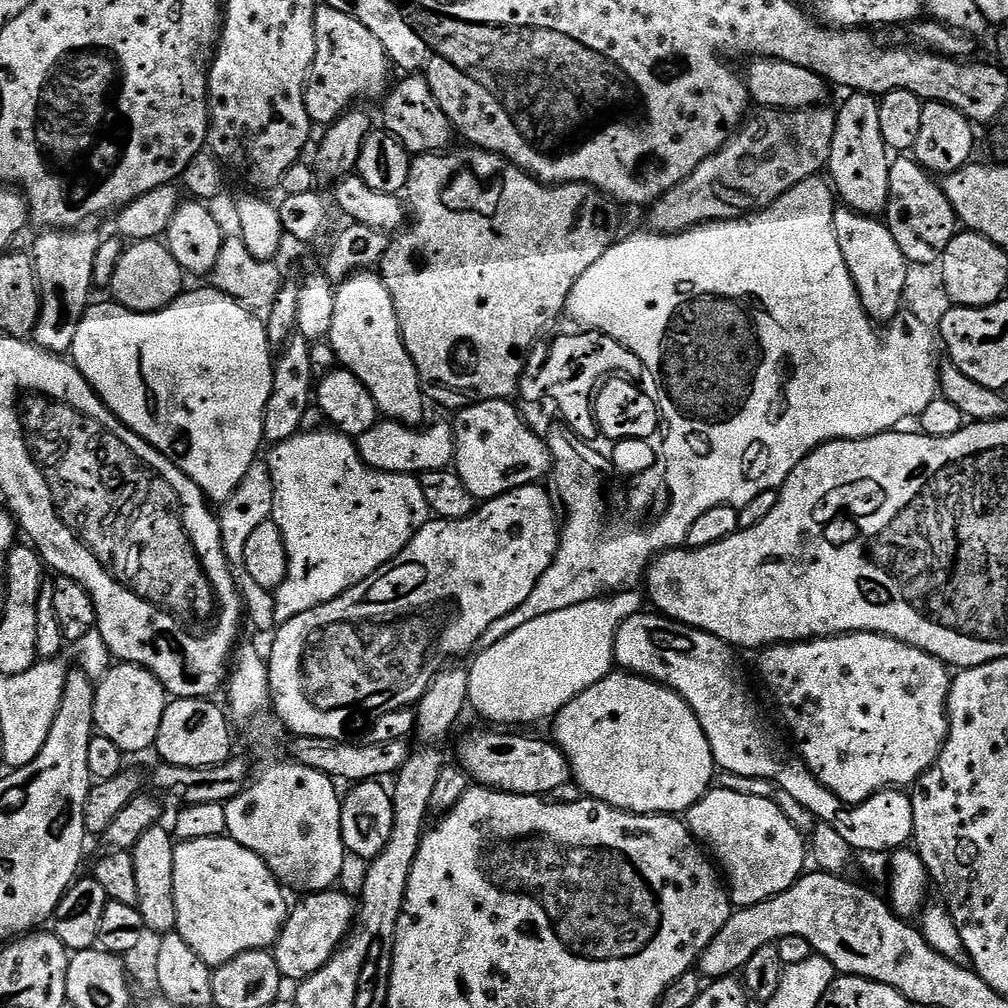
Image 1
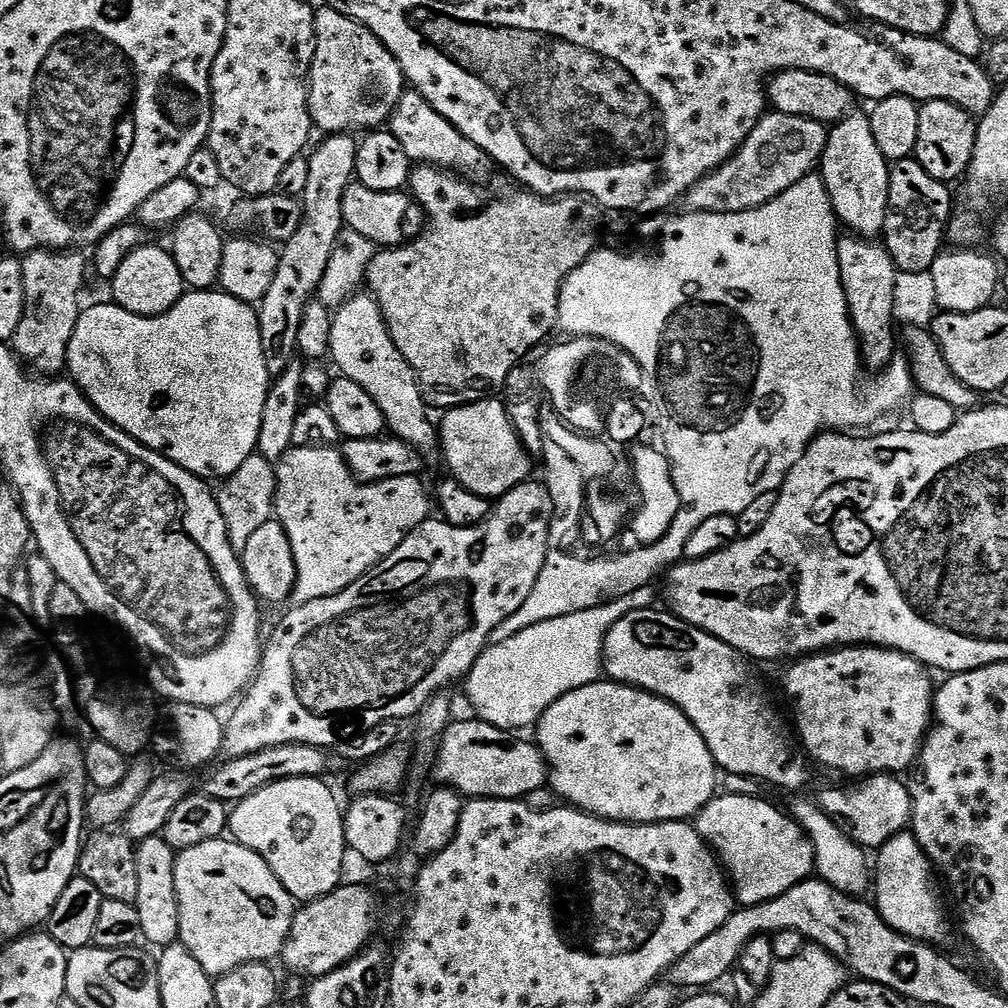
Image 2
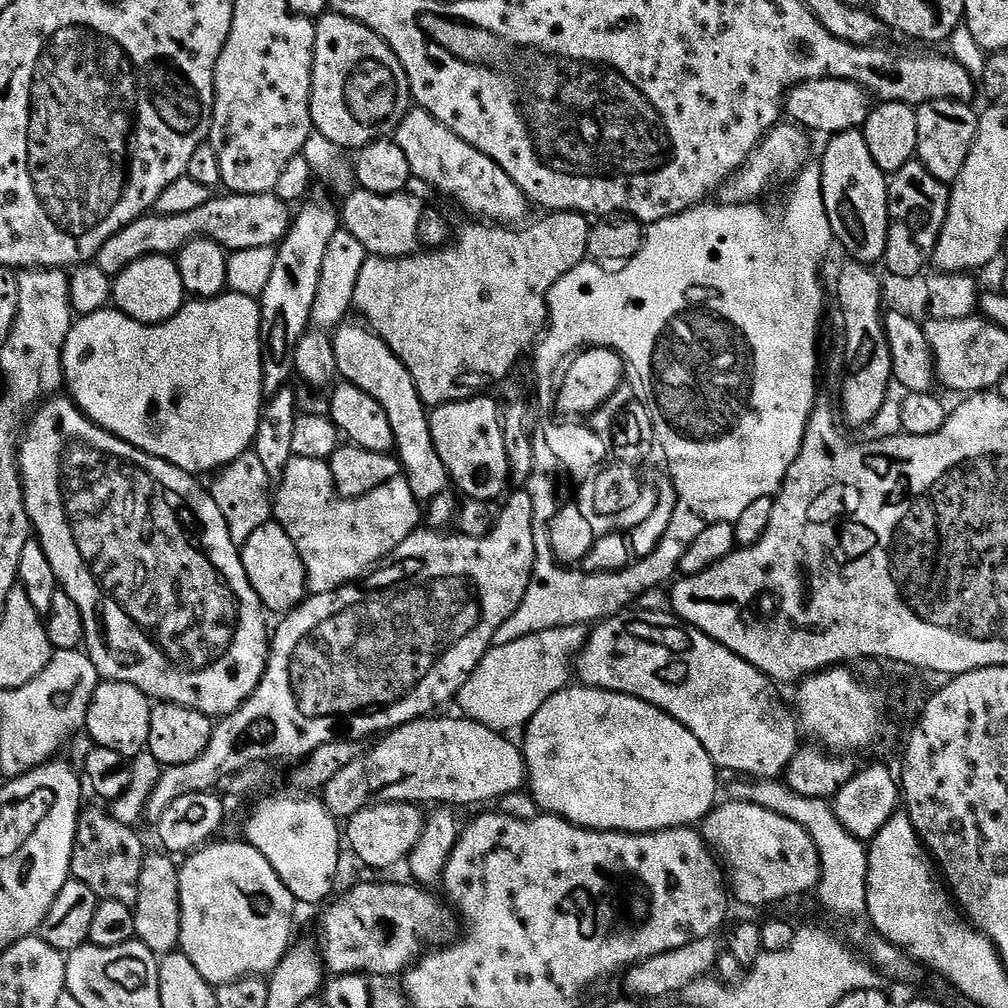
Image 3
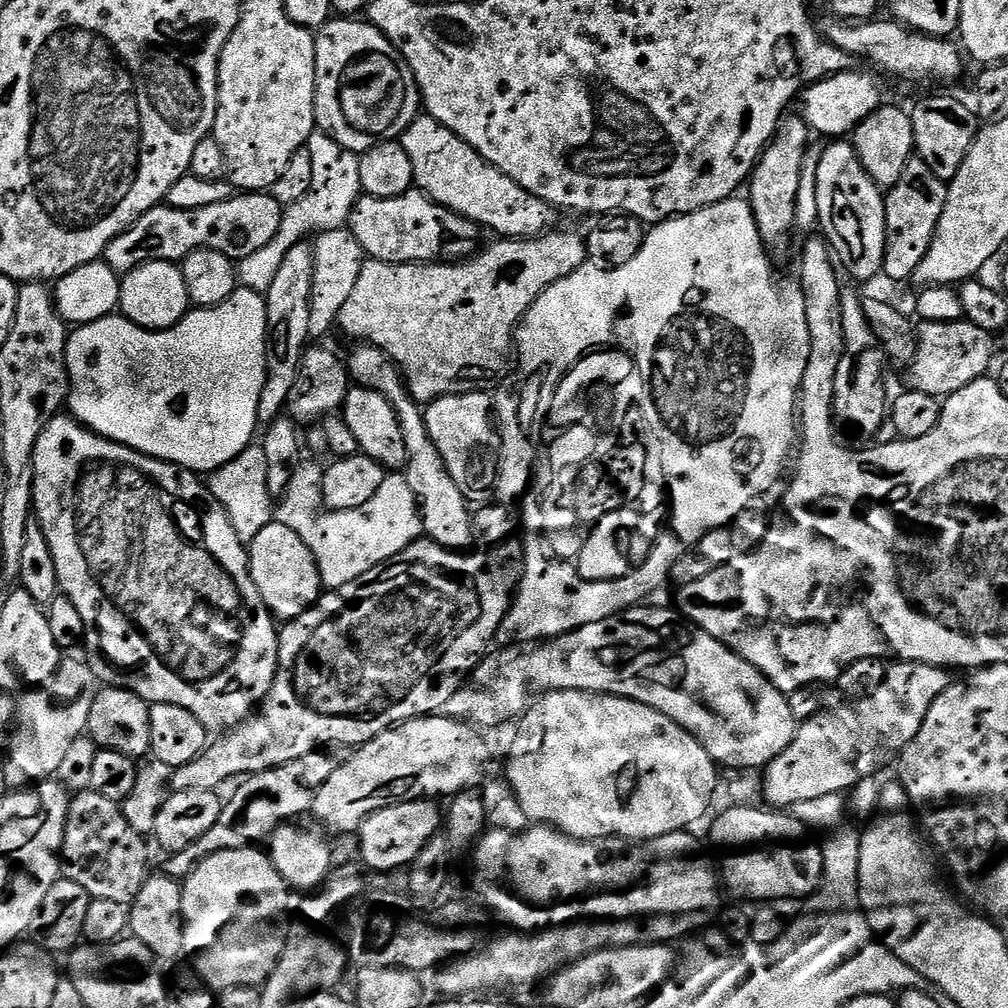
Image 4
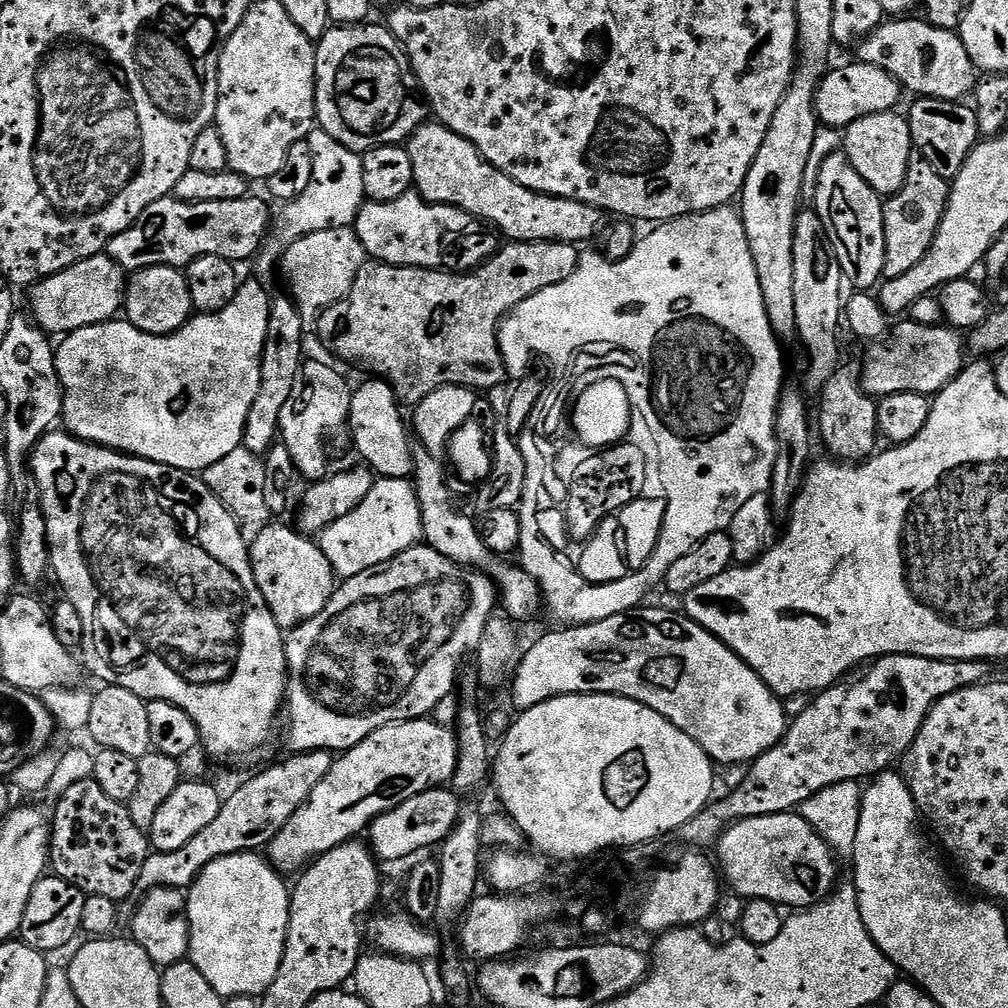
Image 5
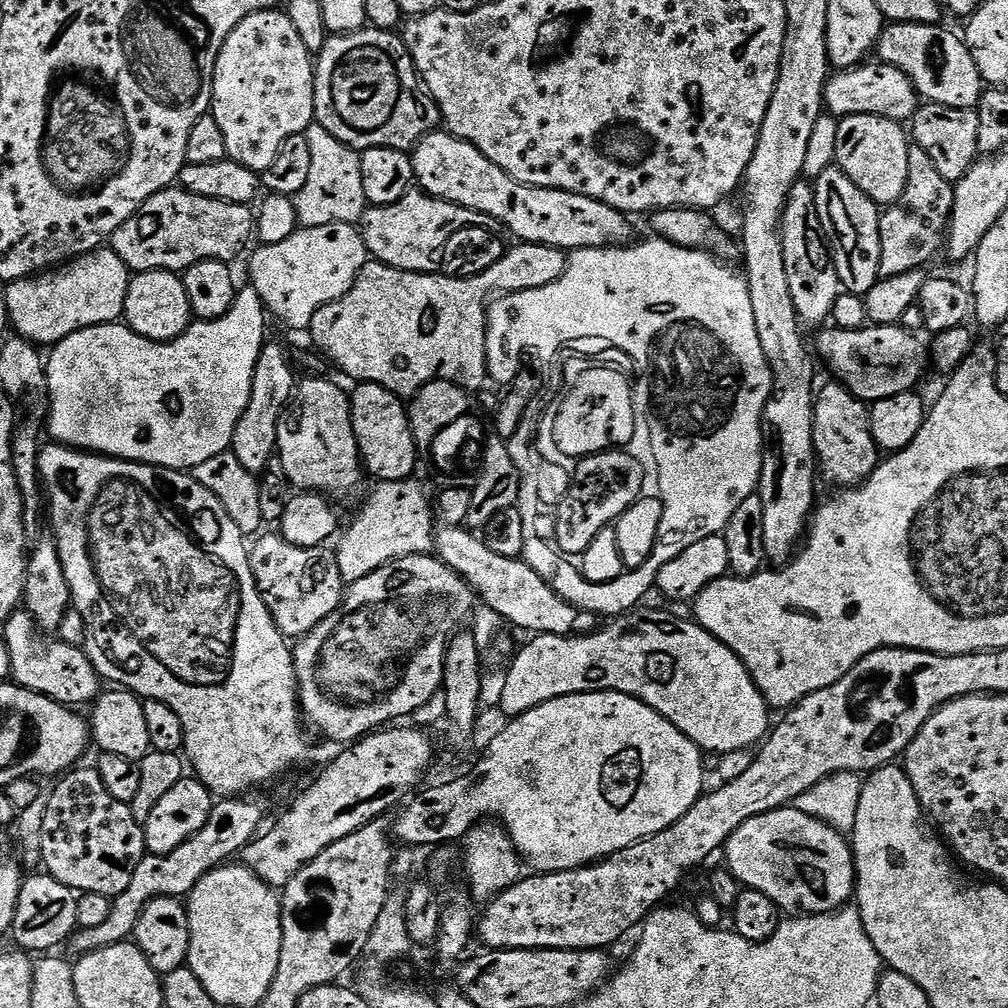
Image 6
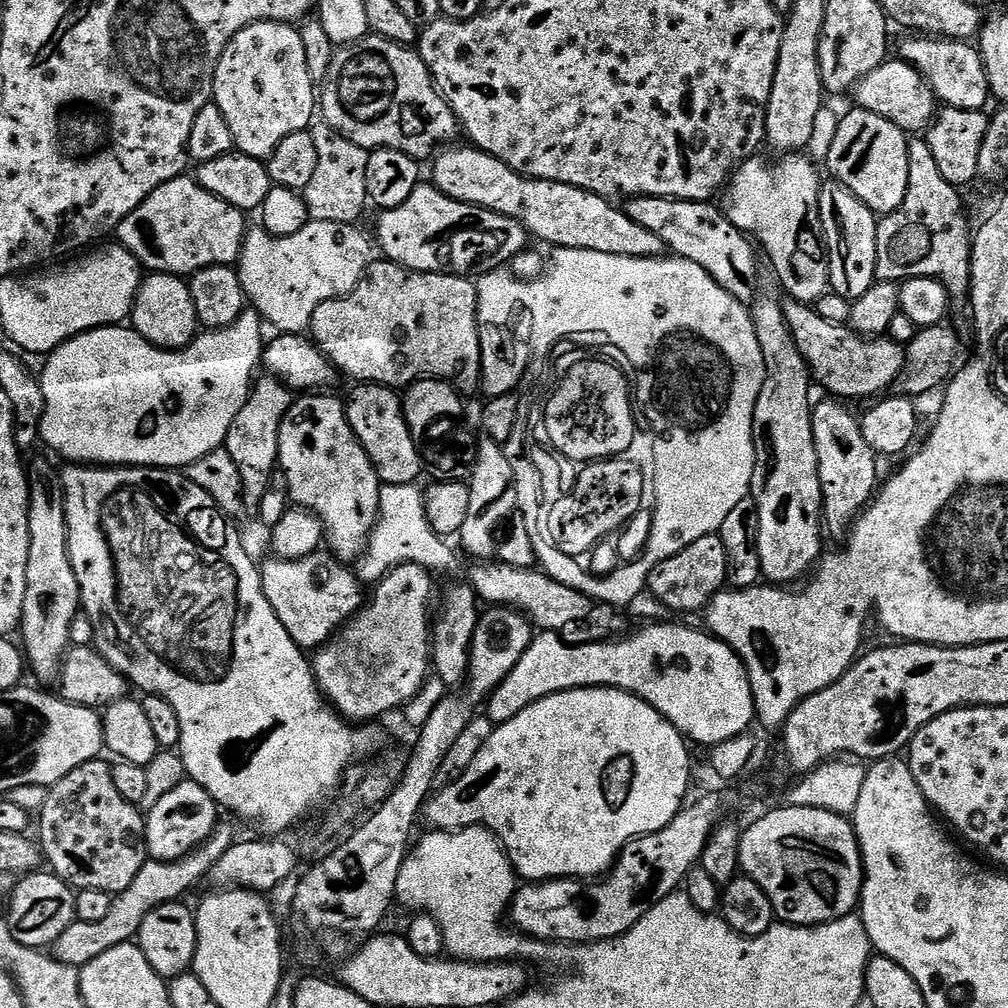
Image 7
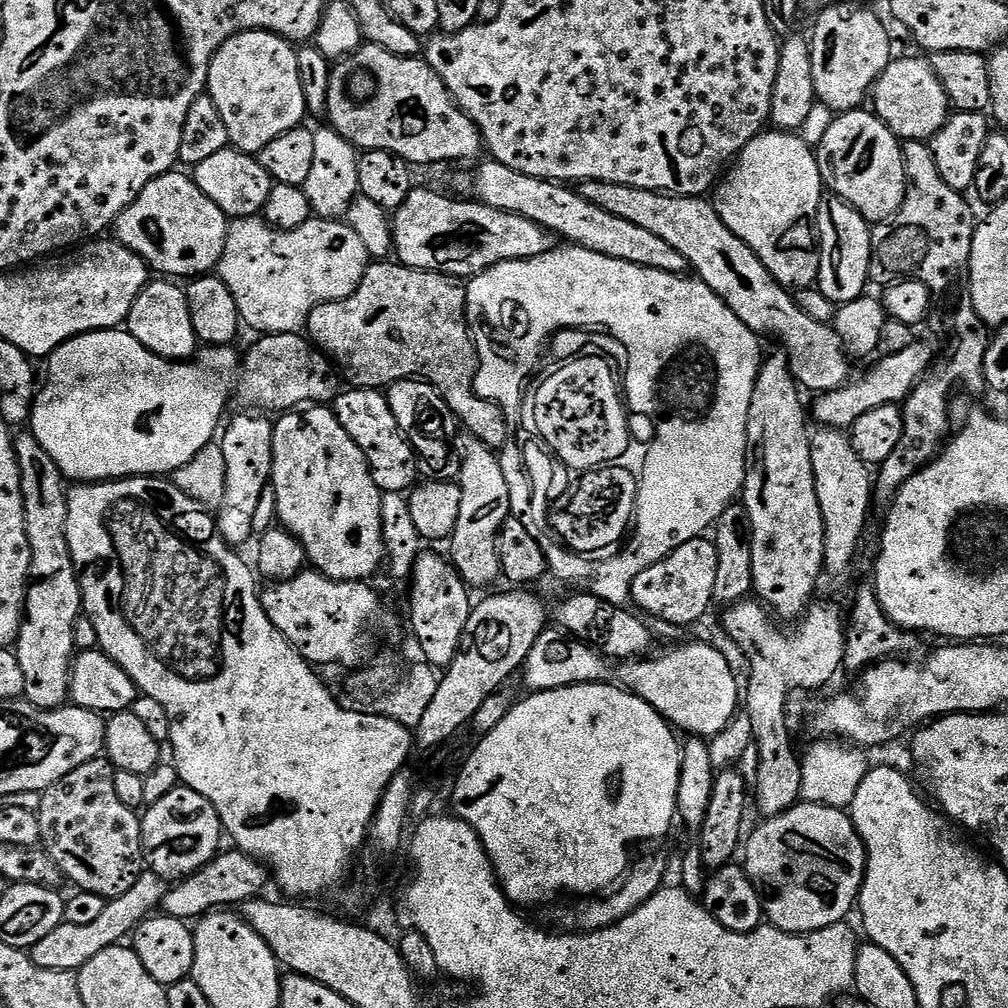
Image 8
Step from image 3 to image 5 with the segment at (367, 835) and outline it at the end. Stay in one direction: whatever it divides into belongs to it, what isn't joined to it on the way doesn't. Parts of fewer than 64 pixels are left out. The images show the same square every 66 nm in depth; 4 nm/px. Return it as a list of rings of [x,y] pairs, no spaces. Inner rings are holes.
[[[441,786],[426,790],[422,794],[414,794],[414,798],[394,806],[394,810],[373,820],[370,825],[370,833],[372,832],[370,847],[377,861],[404,860],[407,856],[422,851],[423,848],[435,849],[443,845],[462,815],[459,800],[461,797],[455,791],[447,792],[448,790],[447,787]]]

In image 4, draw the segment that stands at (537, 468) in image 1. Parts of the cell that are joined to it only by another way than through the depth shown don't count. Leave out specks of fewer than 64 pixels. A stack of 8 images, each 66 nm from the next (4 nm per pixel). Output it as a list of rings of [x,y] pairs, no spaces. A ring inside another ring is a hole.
[[[453,390],[433,400],[423,409],[426,430],[430,430],[430,442],[438,446],[438,454],[442,454],[442,462],[446,462],[446,470],[450,470],[450,478],[458,482],[465,490],[480,492],[489,487],[490,480],[484,476],[476,476],[476,464],[471,460],[479,448],[484,448],[494,440],[494,413],[492,397],[484,392],[459,392]]]

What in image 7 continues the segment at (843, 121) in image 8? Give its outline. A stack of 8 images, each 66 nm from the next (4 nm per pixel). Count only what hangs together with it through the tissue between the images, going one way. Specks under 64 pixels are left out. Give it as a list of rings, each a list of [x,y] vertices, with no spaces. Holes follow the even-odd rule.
[[[864,108],[844,112],[840,117],[838,134],[834,134],[834,146],[826,167],[833,181],[850,189],[859,200],[876,213],[877,217],[888,216],[906,198],[908,185],[908,142],[909,137],[894,122],[878,118]]]

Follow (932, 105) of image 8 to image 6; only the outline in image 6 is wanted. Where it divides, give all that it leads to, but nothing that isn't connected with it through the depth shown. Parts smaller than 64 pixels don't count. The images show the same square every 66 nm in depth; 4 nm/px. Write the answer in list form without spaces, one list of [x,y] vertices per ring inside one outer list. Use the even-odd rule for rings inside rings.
[[[865,62],[855,68],[837,71],[824,87],[824,106],[837,118],[846,116],[881,116],[897,122],[911,121],[918,107],[918,93],[915,86],[898,70],[889,64]]]

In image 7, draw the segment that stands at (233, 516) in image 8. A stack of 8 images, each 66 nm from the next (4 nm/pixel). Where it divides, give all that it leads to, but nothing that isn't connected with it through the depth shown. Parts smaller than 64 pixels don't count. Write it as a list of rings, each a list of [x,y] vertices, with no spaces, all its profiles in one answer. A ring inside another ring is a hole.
[[[271,374],[262,376],[253,383],[248,400],[242,410],[238,410],[238,418],[234,418],[230,434],[224,440],[224,447],[228,449],[234,465],[238,466],[238,473],[241,474],[244,507],[248,510],[259,509],[262,494],[266,494],[273,476],[277,475],[280,458],[278,434],[285,414],[292,409],[294,403],[293,393],[283,379]]]

